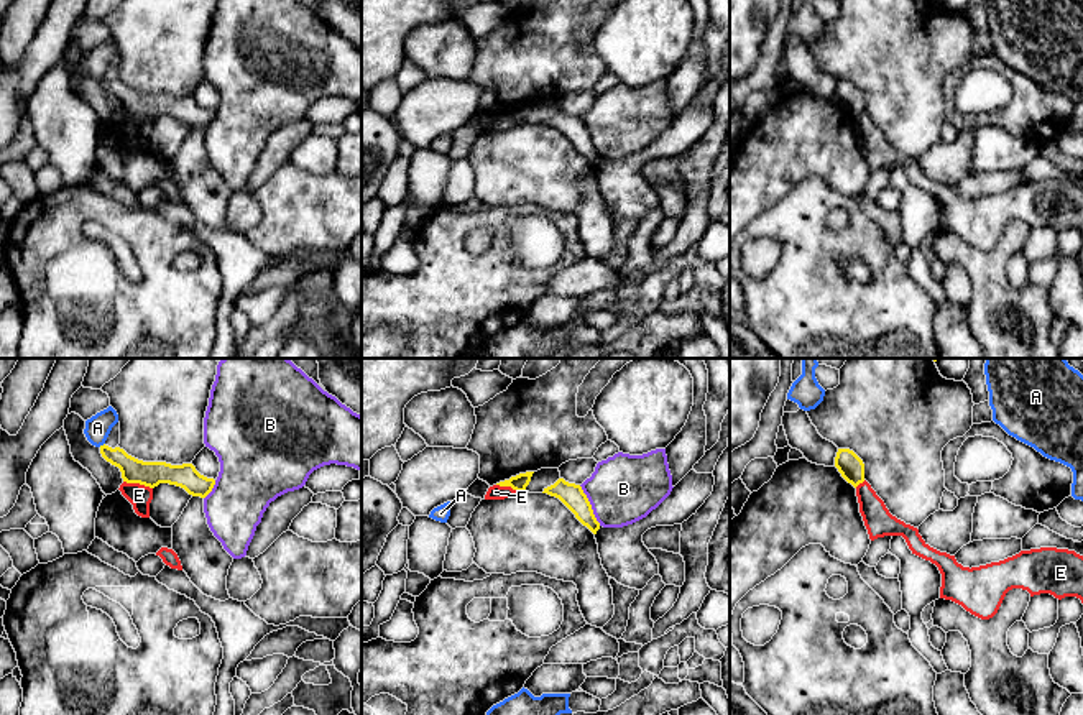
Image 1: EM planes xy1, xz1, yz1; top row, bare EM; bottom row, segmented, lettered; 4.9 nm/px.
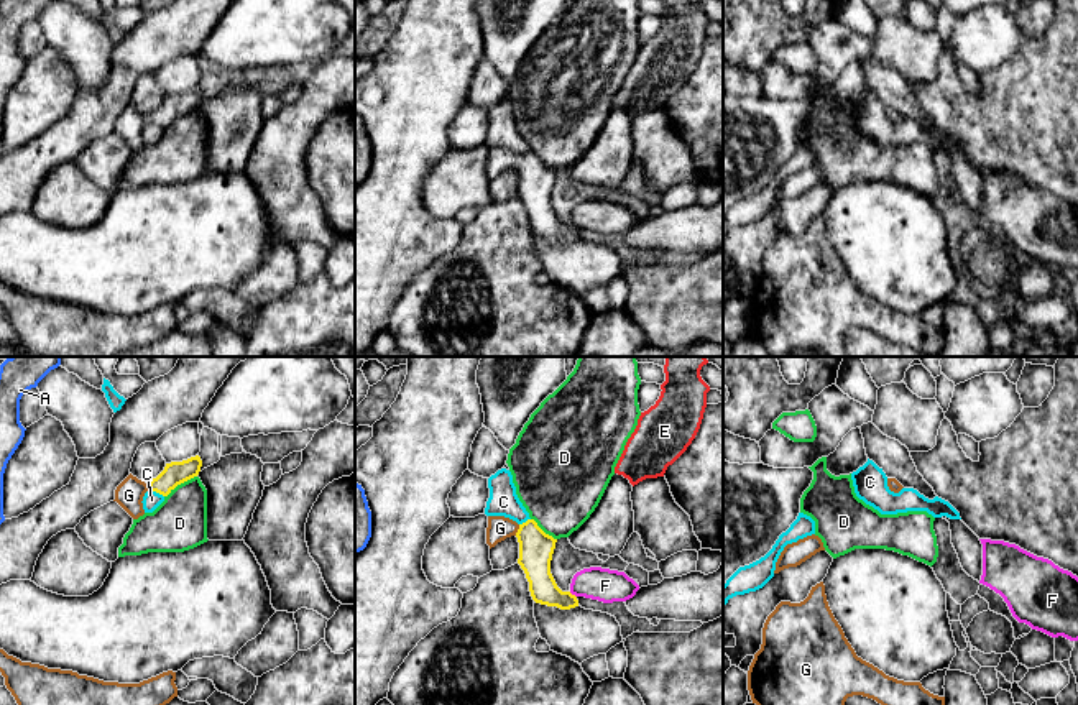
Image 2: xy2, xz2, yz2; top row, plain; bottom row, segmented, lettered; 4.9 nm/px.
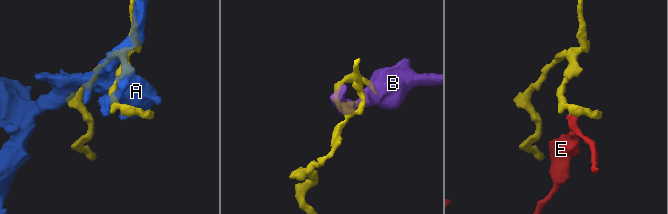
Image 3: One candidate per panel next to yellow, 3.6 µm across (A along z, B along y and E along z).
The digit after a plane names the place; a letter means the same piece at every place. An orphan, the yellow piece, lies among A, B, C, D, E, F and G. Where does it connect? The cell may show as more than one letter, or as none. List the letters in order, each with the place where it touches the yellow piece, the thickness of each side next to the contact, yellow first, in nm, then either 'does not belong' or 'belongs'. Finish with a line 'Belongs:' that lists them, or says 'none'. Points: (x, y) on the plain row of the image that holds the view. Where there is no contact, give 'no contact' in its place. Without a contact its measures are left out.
A: meets yellow in xy1 at (101, 78); 120 nm thick on the yellow side, 120 nm on the other; does not belong
B: meets yellow in xz1 at (590, 137); 120 nm thick on the yellow side, 340 nm on the other; does not belong
C: meets yellow in xy2 at (156, 124); 120 nm thick on the yellow side, 90 nm on the other; does not belong
D: meets yellow in xy2 at (179, 115); 120 nm thick on the yellow side, 280 nm on the other; does not belong
E: meets yellow in xy1 at (138, 114); 130 nm thick on the yellow side, 110 nm on the other; does not belong
F: meets yellow in xz2 at (571, 225); 160 nm thick on the yellow side, 160 nm on the other; does not belong
G: meets yellow in xz2 at (518, 161); 170 nm thick on the yellow side, 120 nm on the other; belongs
Belongs: G

